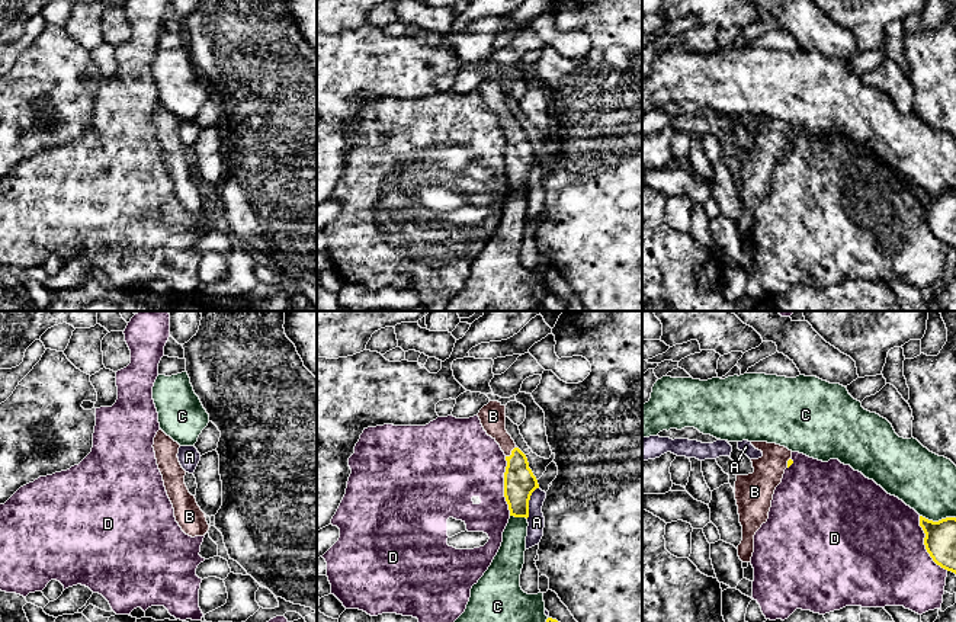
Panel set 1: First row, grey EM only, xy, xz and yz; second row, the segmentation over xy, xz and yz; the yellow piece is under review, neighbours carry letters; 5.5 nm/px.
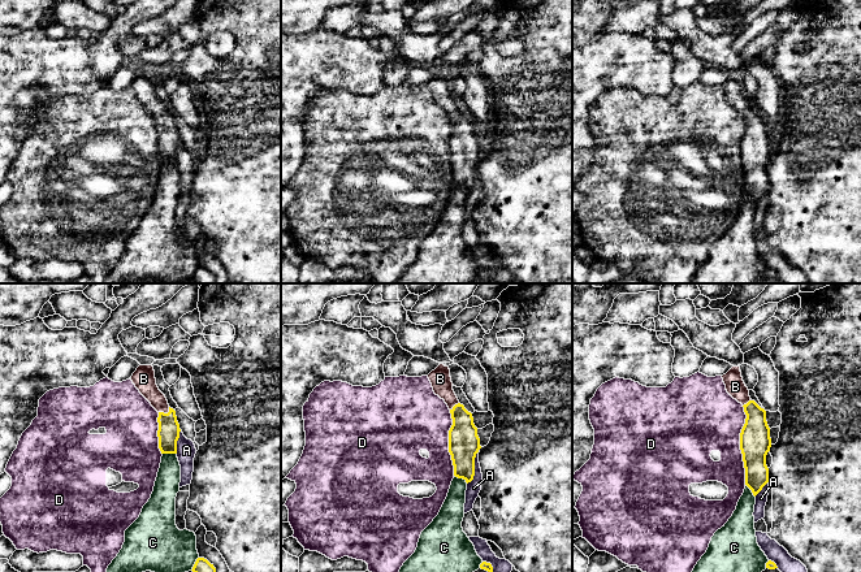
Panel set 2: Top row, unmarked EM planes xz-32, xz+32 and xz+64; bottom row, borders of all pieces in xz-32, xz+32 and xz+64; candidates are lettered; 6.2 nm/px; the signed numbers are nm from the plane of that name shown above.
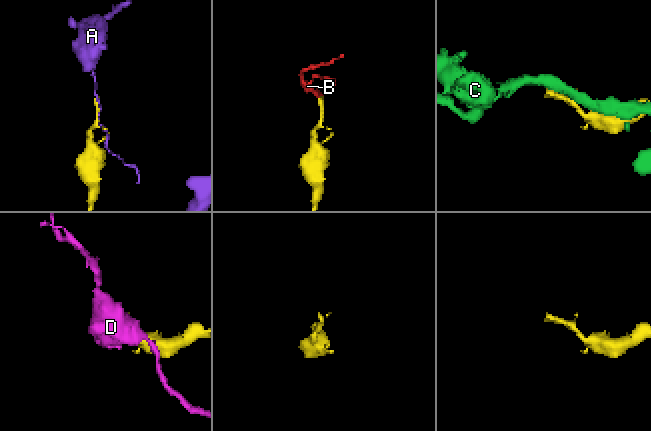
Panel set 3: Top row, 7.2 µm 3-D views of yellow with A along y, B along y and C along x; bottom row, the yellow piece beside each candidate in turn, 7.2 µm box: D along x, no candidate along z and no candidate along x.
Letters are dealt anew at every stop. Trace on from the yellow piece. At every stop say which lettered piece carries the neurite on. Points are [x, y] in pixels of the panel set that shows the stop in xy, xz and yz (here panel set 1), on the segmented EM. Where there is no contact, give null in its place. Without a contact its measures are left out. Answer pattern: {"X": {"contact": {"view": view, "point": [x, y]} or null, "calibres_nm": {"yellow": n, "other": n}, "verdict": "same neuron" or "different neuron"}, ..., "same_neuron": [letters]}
{"A": {"contact": {"view": "xz", "point": [528, 503]}, "calibres_nm": {"yellow": 180, "other": 100}, "verdict": "different neuron"}, "B": {"contact": {"view": "xz", "point": [512, 452]}, "calibres_nm": {"yellow": 180, "other": 140}, "verdict": "same neuron"}, "C": {"contact": {"view": "yz", "point": [939, 520]}, "calibres_nm": {"yellow": 180, "other": 320}, "verdict": "different neuron"}, "D": {"contact": {"view": "xz", "point": [504, 486]}, "calibres_nm": {"yellow": 180, "other": 380}, "verdict": "different neuron"}, "same_neuron": ["B"]}

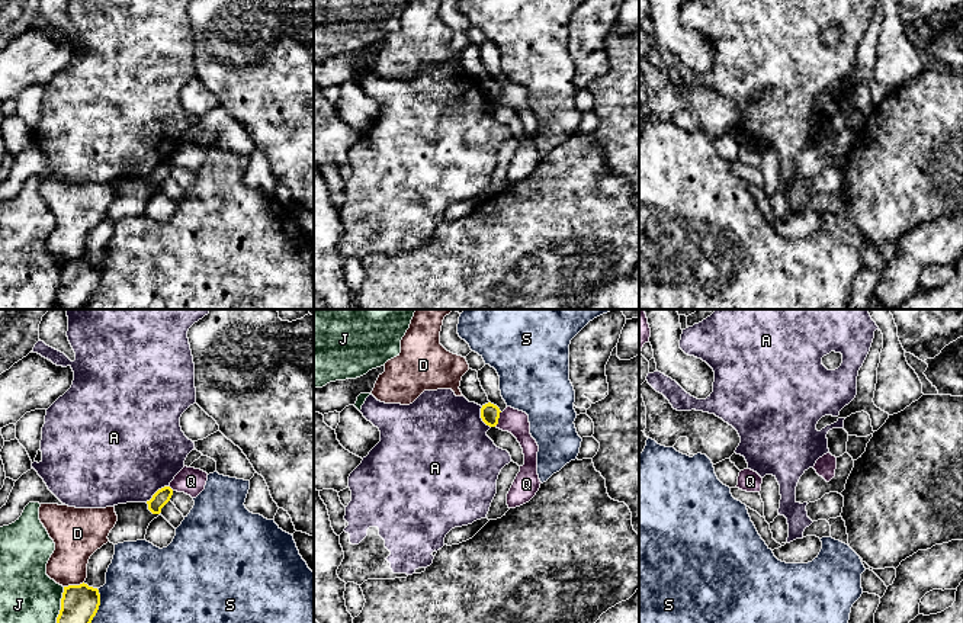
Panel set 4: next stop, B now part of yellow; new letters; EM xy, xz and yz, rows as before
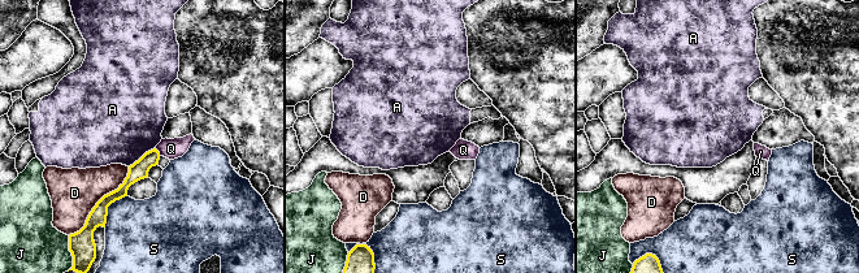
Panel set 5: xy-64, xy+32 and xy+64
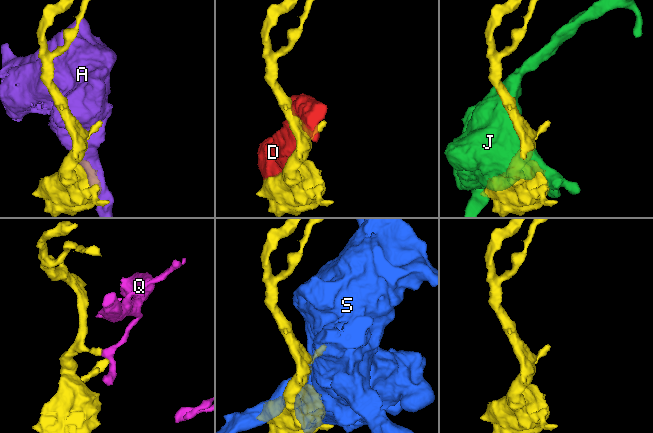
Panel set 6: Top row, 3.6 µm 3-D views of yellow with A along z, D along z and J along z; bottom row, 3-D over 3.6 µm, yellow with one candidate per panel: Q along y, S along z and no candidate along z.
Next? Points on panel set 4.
{"A": {"contact": {"view": "xy", "point": [156, 493]}, "calibres_nm": {"yellow": 90, "other": 500}, "verdict": "different neuron"}, "D": {"contact": {"view": "xy", "point": [73, 585]}, "calibres_nm": {"yellow": 200, "other": 240}, "verdict": "different neuron"}, "J": {"contact": {"view": "xy", "point": [61, 604]}, "calibres_nm": {"yellow": 200, "other": 300}, "verdict": "different neuron"}, "Q": {"contact": {"view": "xz", "point": [498, 417]}, "calibres_nm": {"yellow": 110, "other": 140}, "verdict": "different neuron"}, "S": {"contact": {"view": "xy", "point": [99, 604]}, "calibres_nm": {"yellow": 200, "other": 380}, "verdict": "different neuron"}, "same_neuron": []}

